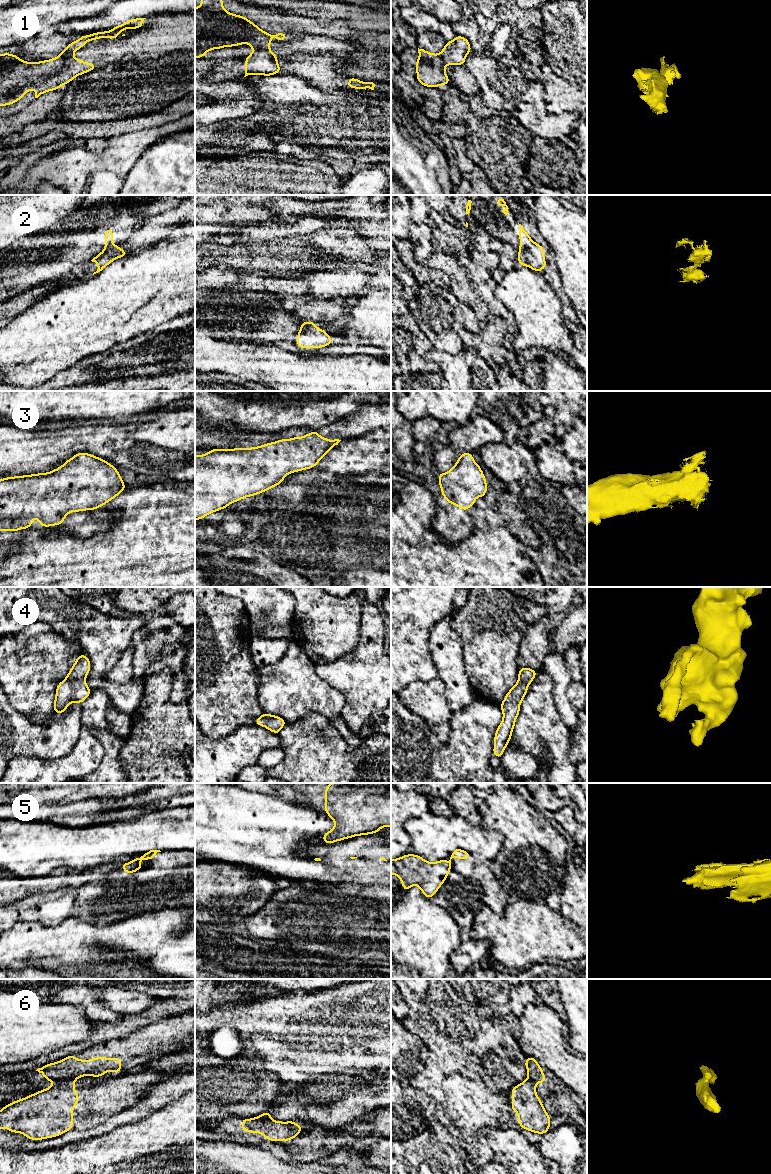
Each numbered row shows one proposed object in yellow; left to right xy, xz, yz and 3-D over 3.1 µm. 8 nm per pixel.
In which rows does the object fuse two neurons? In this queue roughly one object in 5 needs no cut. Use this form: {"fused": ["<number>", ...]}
{"fused": ["1", "2", "5", "6"]}

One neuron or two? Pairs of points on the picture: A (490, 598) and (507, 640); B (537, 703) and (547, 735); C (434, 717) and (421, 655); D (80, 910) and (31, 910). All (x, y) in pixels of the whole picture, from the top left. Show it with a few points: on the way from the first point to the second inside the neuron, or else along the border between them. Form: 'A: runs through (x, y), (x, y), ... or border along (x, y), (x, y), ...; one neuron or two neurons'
A: runs through (490, 608), (493, 616), (493, 626), (497, 630); one neuron
B: runs through (542, 711), (544, 714), (544, 727); one neuron
C: border along (438, 677), (428, 681), (412, 681), (404, 688); two neurons
D: runs through (68, 910), (43, 910); one neuron

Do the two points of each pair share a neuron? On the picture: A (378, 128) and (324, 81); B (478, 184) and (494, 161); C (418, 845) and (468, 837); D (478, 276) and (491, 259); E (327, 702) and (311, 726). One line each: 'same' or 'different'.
A: different
B: different
C: same
D: same
E: different

